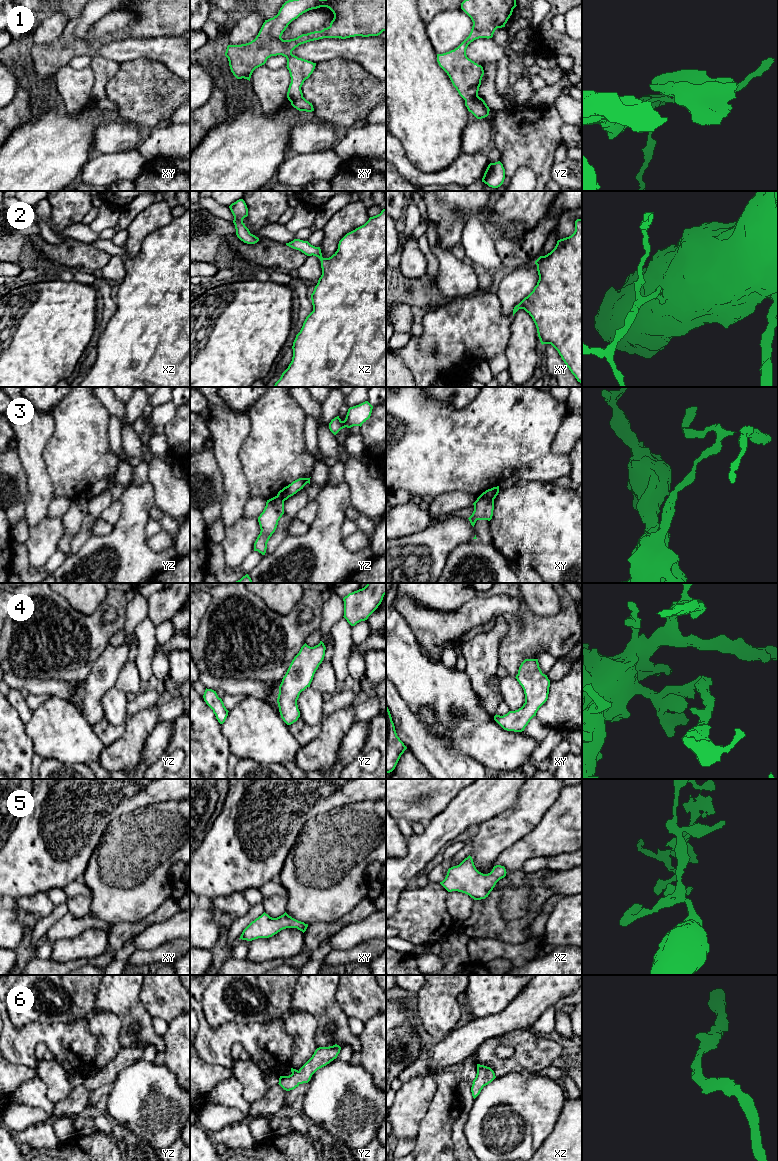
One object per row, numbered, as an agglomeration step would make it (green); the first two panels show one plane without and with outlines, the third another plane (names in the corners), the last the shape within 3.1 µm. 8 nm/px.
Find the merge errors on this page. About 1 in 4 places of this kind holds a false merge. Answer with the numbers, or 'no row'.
1, 3

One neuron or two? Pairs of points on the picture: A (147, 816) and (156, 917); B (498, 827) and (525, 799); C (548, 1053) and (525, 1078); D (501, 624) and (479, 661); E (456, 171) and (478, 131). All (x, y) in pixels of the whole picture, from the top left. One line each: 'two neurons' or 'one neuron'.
A: two neurons
B: one neuron
C: two neurons
D: one neuron
E: two neurons

